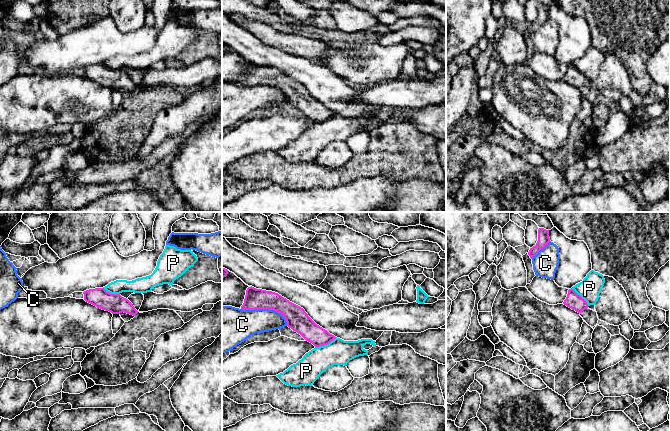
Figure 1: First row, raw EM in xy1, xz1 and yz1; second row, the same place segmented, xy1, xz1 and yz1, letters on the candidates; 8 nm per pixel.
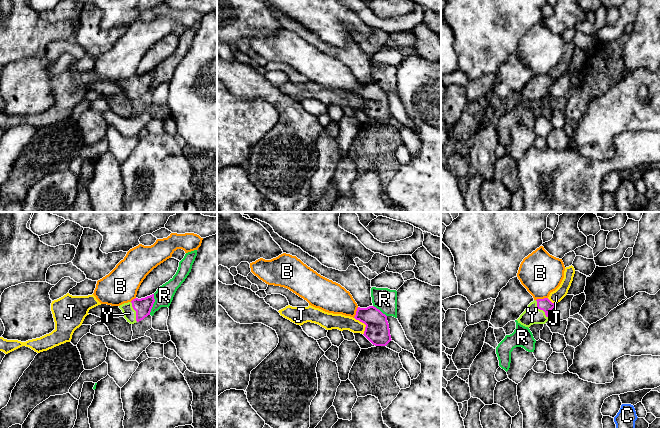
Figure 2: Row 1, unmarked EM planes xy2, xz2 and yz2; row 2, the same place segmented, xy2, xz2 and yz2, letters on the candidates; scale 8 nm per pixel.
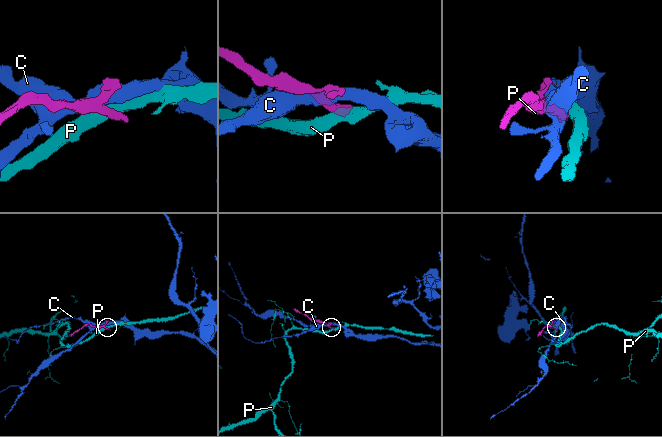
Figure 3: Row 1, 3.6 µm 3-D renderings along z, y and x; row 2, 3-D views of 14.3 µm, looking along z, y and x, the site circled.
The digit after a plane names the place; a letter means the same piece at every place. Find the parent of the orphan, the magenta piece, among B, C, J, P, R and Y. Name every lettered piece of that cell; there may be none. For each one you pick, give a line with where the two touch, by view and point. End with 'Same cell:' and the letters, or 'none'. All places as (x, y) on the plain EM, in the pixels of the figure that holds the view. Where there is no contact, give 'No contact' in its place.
Y: Touches magenta at yz2 (540, 85)
Same cell: Y

